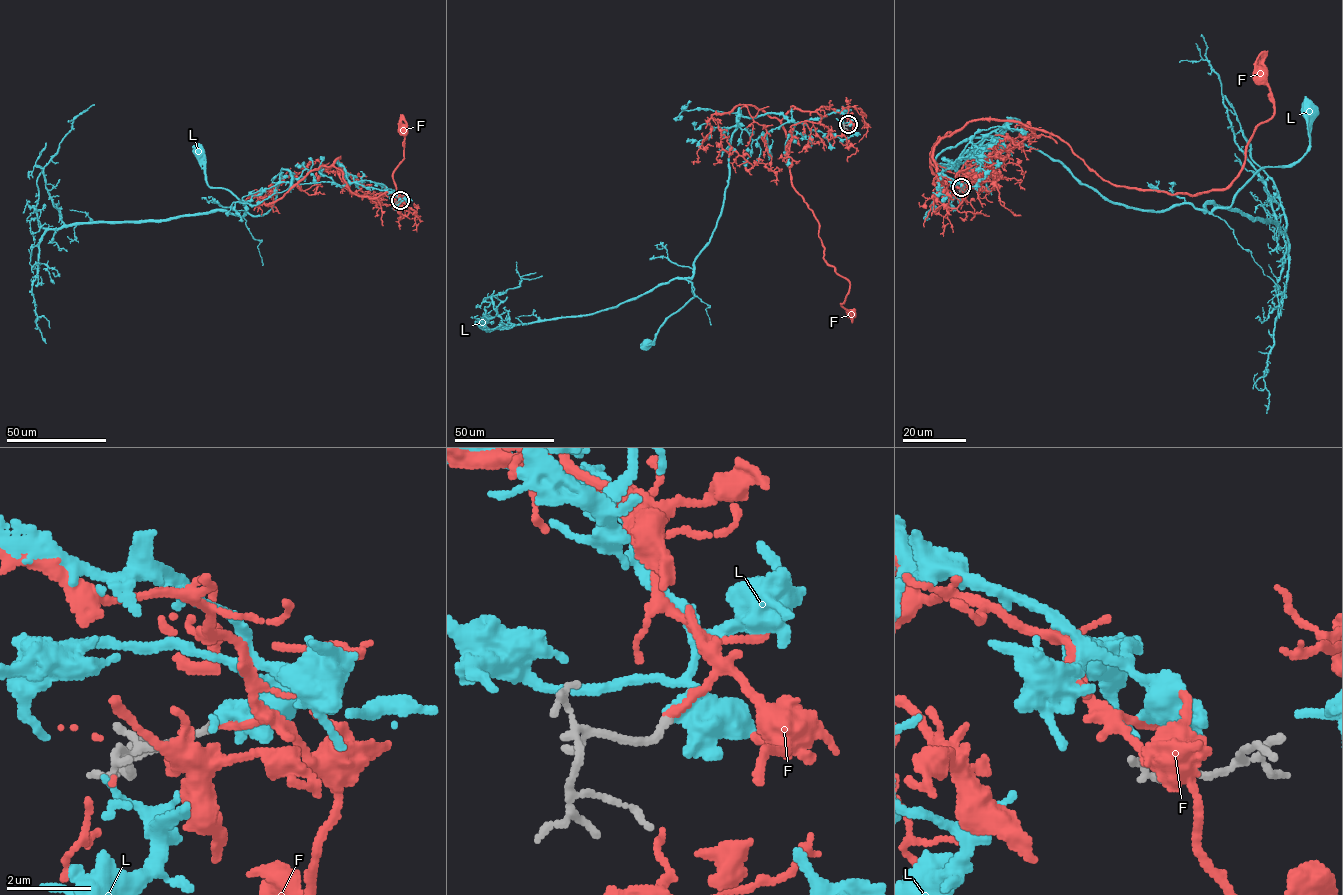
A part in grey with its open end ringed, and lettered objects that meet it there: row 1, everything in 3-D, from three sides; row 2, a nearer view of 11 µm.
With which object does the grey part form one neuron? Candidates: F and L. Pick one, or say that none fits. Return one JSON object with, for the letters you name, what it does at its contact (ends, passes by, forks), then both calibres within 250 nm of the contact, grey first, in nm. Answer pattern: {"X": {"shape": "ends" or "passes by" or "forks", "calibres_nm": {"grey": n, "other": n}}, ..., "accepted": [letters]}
{"F": {"shape": "ends", "calibres_nm": {"grey": 180, "other": 180}}, "accepted": ["F"]}

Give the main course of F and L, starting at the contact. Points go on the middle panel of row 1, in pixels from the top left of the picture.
F: (848, 124), (794, 106), (781, 123), (851, 312)
L: (848, 124), (841, 112), (794, 122), (738, 108), (721, 213), (686, 279), (694, 296), (647, 344)

